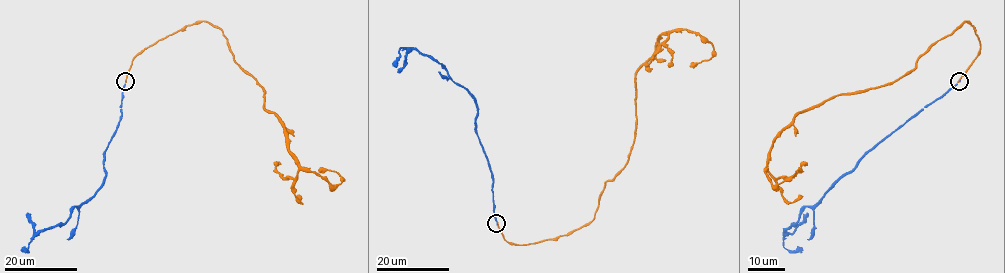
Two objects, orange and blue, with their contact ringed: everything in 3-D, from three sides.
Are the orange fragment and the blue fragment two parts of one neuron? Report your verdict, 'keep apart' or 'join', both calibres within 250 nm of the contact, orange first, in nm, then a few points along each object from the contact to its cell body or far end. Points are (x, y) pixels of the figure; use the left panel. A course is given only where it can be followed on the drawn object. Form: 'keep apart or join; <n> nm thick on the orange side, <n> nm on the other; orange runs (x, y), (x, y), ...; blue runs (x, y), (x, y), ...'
keep apart; 280 nm thick on the orange side, 120 nm on the other; orange runs (125, 81), (145, 49), (189, 25), (217, 26), (264, 88), (290, 154), (341, 182), (318, 172); blue runs (125, 81), (122, 117), (105, 151), (103, 184), (76, 205), (63, 223), (40, 232), (27, 251), (23, 247)

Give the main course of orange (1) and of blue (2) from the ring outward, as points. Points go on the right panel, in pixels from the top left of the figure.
1: (959, 81), (980, 49), (967, 21), (897, 80), (803, 110), (775, 139), (765, 172), (773, 185), (802, 172)
2: (959, 81), (869, 151), (814, 205), (803, 208), (795, 223), (784, 232), (783, 240), (788, 250), (802, 247)

